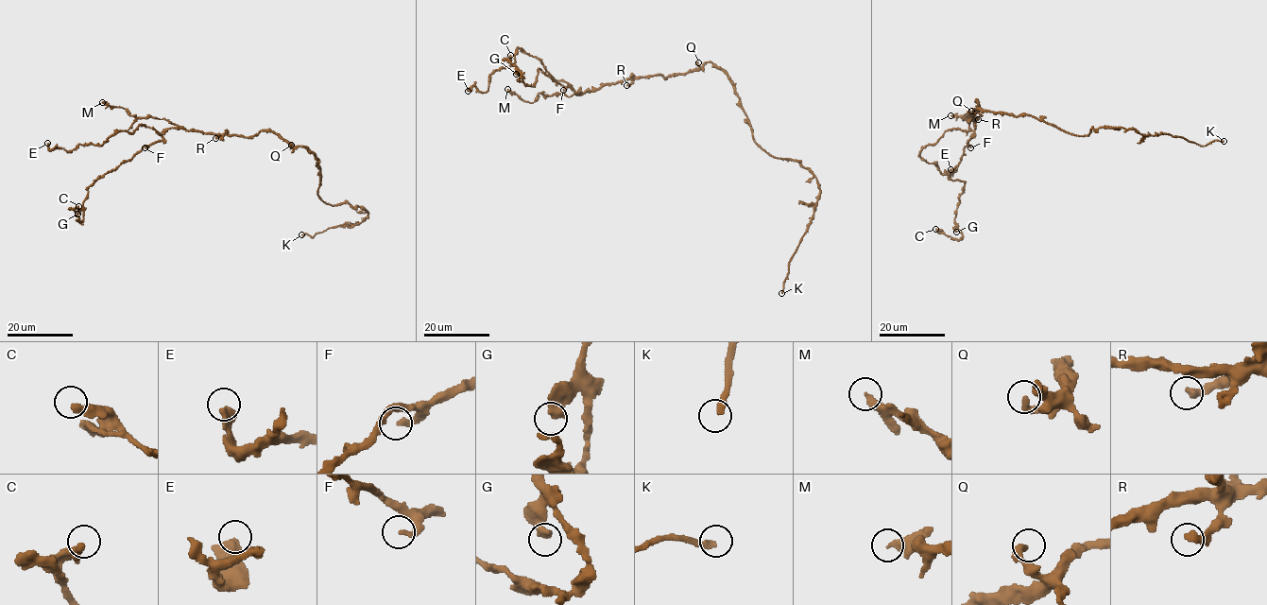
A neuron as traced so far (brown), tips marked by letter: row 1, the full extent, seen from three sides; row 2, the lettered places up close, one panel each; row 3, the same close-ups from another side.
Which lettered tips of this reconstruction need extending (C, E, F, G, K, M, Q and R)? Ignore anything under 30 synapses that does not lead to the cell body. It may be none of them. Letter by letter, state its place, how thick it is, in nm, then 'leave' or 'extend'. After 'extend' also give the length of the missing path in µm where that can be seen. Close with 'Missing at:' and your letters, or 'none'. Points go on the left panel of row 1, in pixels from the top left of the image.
C: (78, 206) | 340 nm | leave
E: (47, 143) | 500 nm | leave
F: (145, 147) | 240 nm | leave
G: (77, 214) | 460 nm | leave
K: (301, 234) | 240 nm | extend | 200 µm
M: (102, 102) | 400 nm | leave
Q: (291, 145) | 320 nm | leave
R: (215, 138) | 400 nm | leave
Missing at: K

